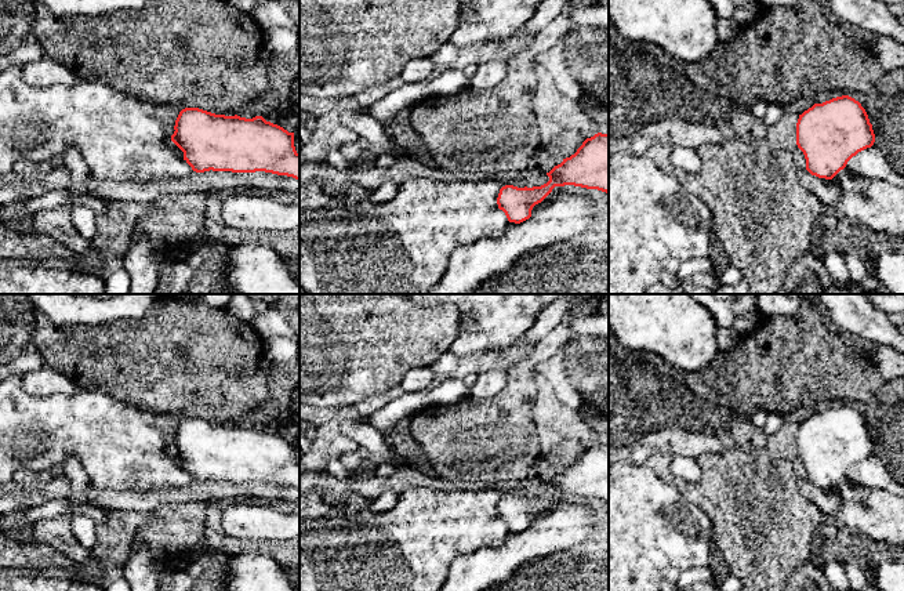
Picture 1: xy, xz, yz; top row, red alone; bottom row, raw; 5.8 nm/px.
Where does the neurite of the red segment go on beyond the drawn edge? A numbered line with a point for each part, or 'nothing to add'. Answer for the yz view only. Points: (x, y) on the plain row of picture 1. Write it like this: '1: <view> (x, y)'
nothing to add

